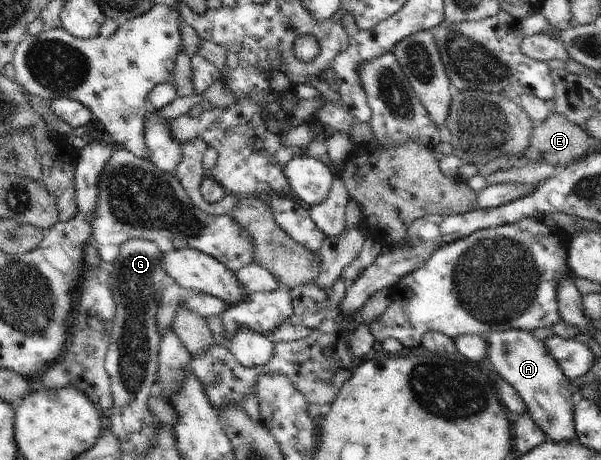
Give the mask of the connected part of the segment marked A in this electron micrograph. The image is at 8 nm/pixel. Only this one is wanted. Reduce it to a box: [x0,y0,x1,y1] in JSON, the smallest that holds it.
[486,329,578,443]

